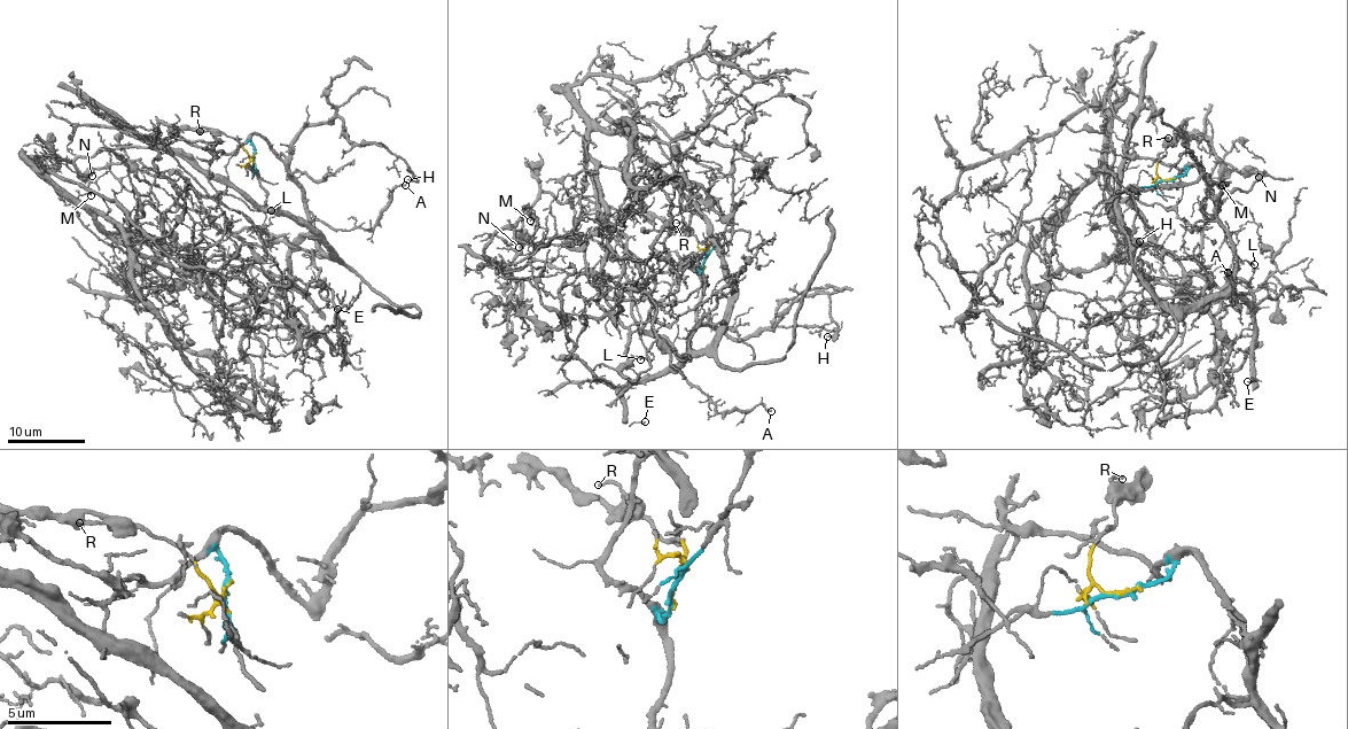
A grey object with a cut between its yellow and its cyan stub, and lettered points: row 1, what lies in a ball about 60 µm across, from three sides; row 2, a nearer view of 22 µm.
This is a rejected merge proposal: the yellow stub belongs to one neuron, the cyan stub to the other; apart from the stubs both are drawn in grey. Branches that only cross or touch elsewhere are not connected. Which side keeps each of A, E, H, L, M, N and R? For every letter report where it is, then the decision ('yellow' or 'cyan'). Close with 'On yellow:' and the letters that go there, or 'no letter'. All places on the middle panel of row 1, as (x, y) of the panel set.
A: place (771, 411); cyan
E: place (645, 421); cyan
H: place (827, 336); cyan
L: place (640, 359); yellow
M: place (530, 220); yellow
N: place (519, 247); yellow
R: place (676, 223); yellow
On yellow: L, M, N, R

